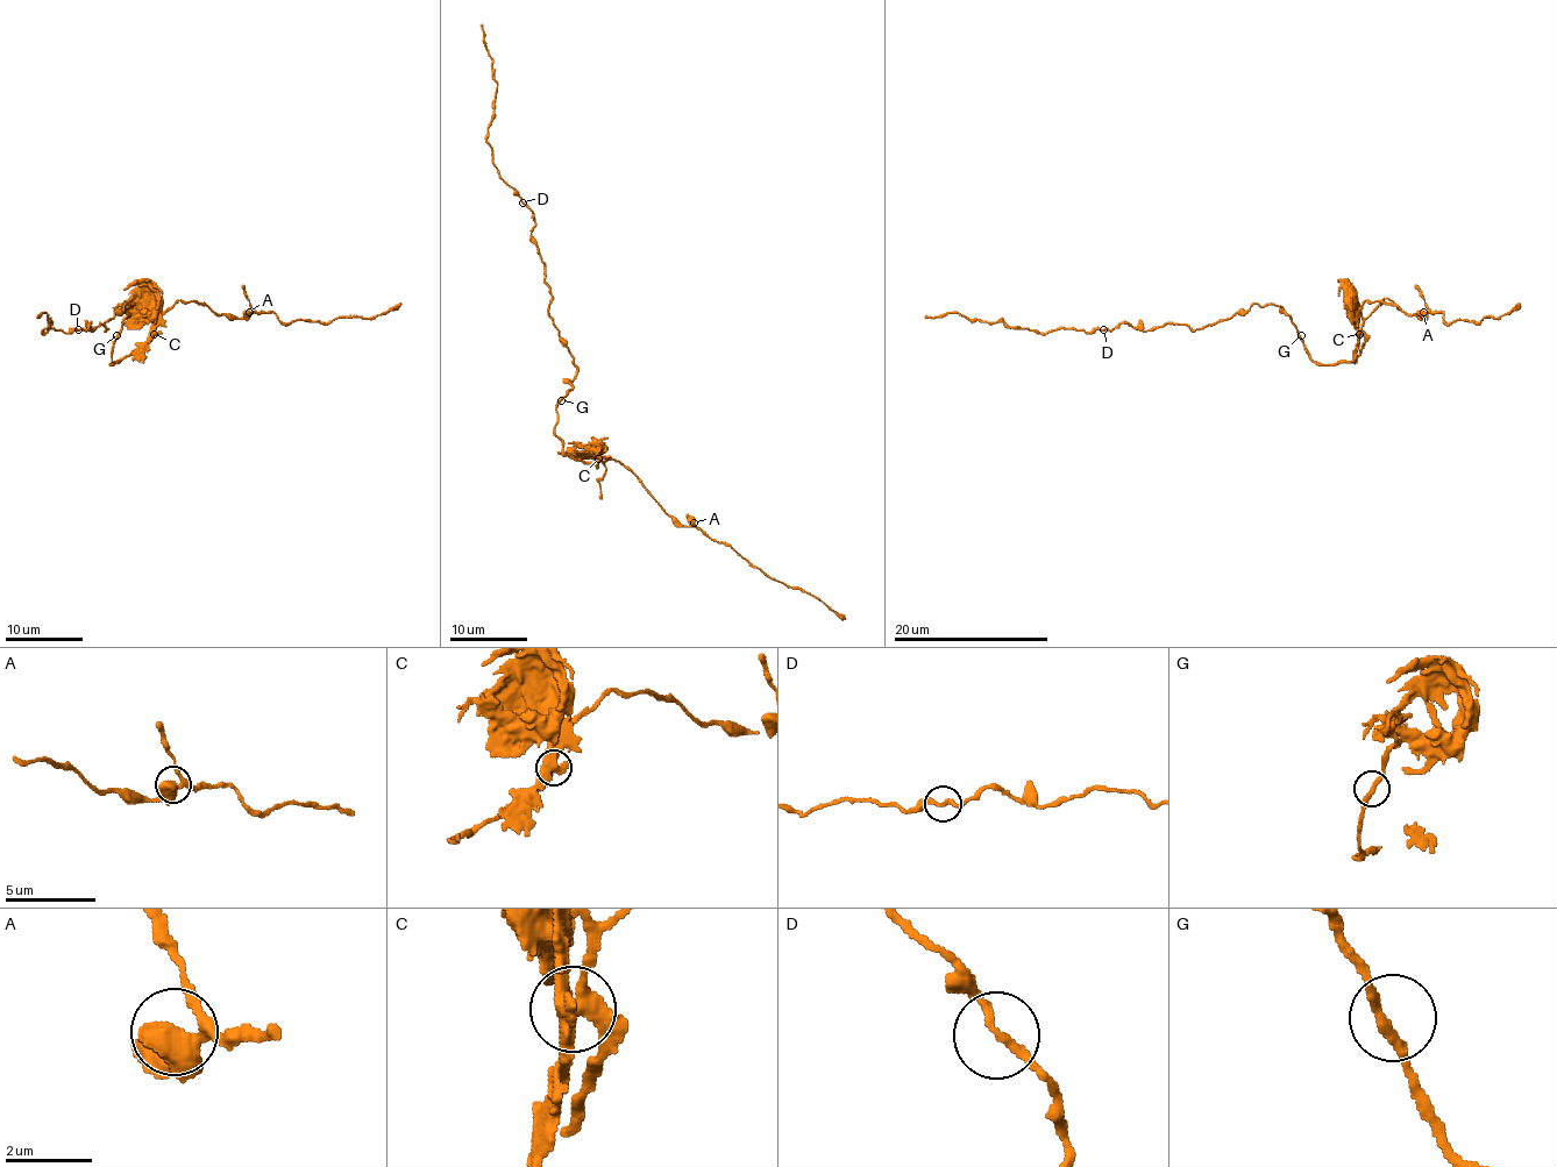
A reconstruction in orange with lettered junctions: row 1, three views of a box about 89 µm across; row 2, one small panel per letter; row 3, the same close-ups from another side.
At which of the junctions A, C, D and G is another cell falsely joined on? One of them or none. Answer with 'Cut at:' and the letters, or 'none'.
Cut at: C

